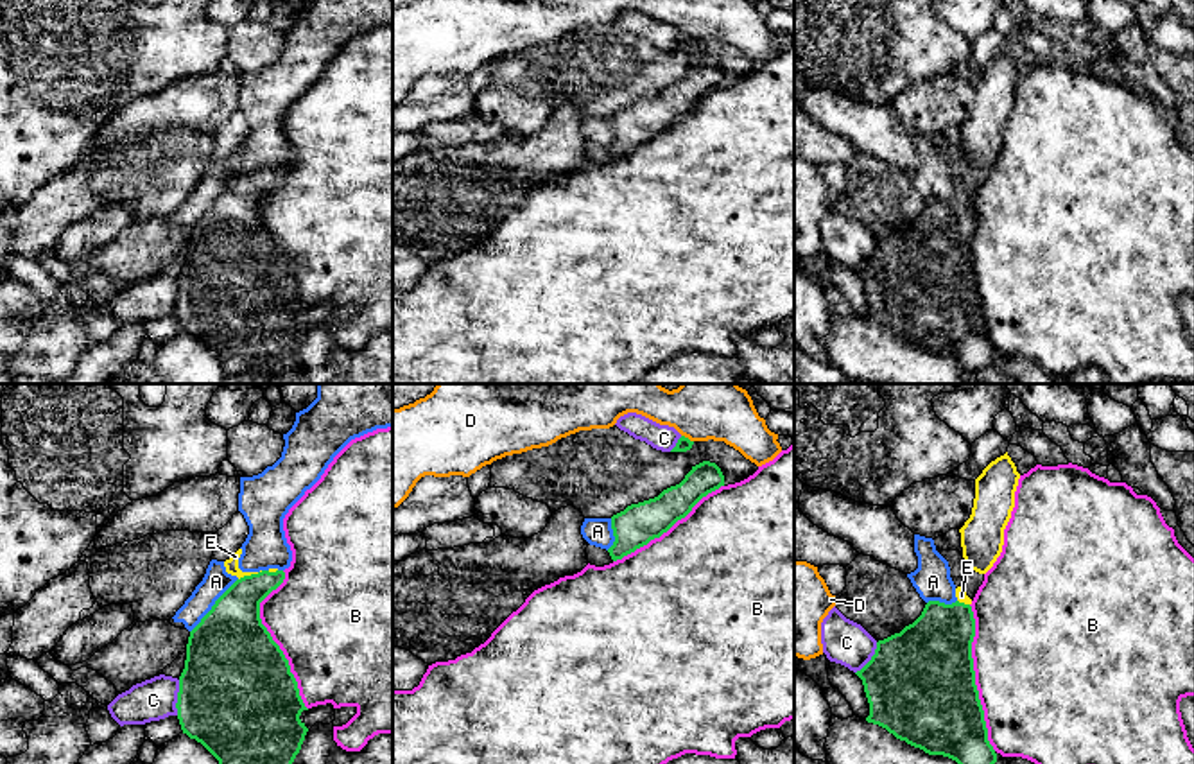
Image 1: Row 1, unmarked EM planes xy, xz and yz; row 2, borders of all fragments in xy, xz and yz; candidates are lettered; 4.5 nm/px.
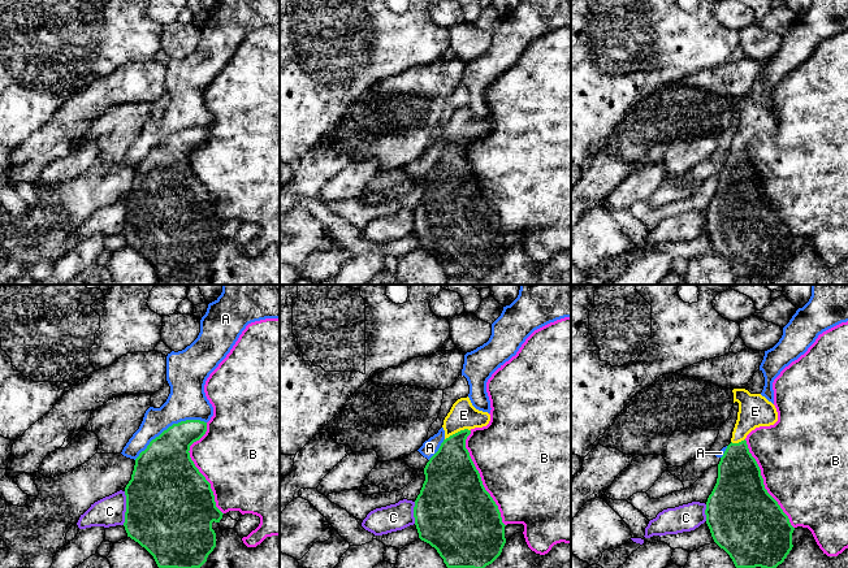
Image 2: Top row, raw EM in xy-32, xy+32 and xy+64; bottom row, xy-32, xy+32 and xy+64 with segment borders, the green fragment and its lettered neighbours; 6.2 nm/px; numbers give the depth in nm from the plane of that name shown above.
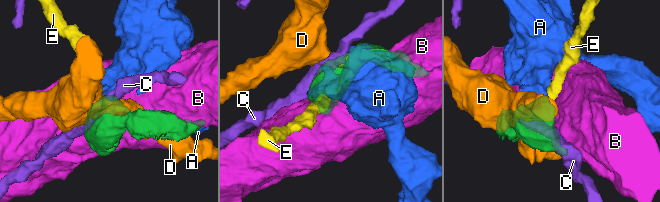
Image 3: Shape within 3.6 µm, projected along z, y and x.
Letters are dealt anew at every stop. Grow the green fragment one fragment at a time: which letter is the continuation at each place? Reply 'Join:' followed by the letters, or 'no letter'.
Join: E

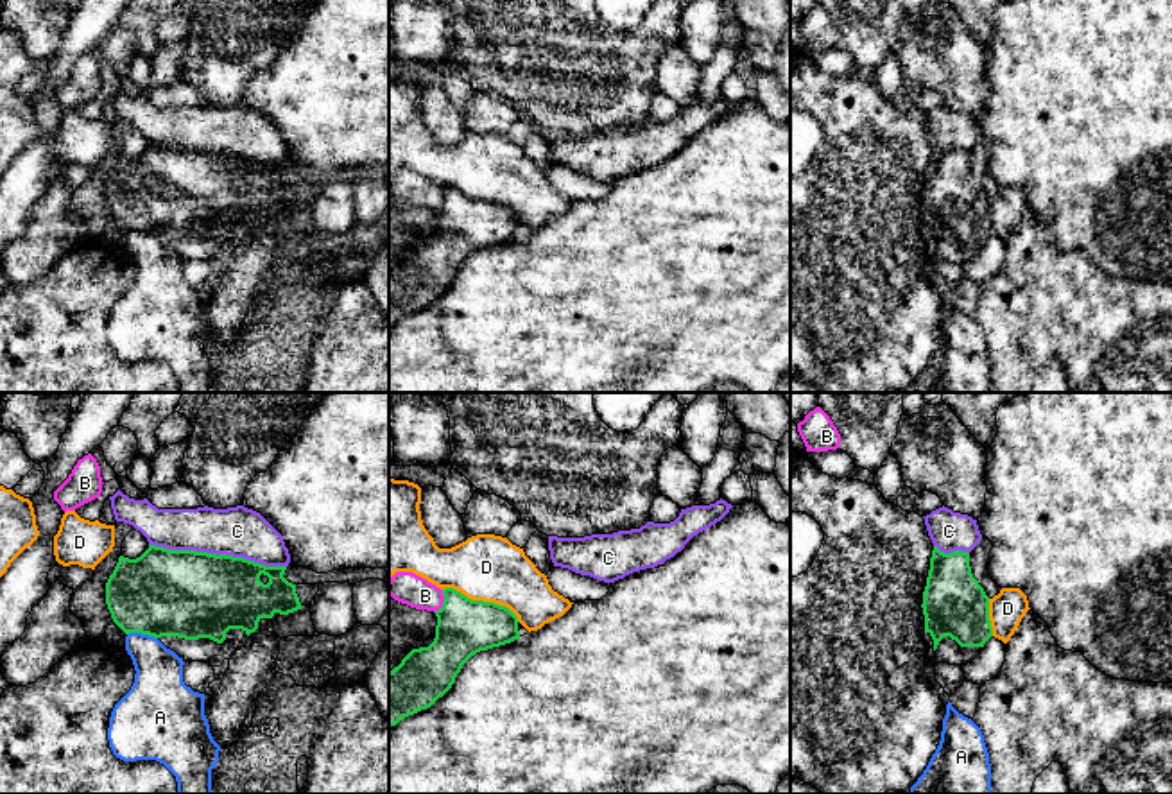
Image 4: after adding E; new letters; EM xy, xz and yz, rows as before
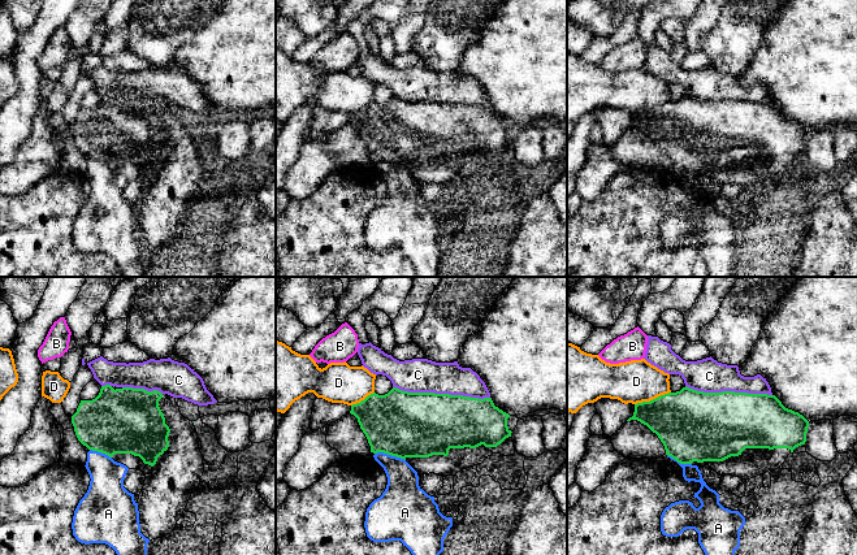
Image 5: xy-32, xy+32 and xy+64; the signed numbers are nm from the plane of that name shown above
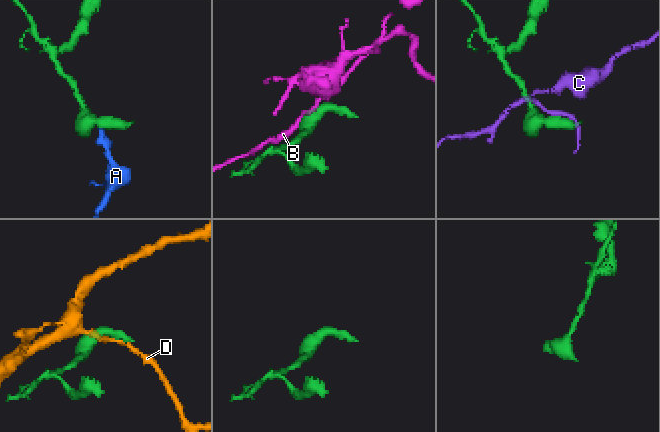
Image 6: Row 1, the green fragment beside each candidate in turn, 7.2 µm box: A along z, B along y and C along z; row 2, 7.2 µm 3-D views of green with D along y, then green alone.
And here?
Join: no letter

